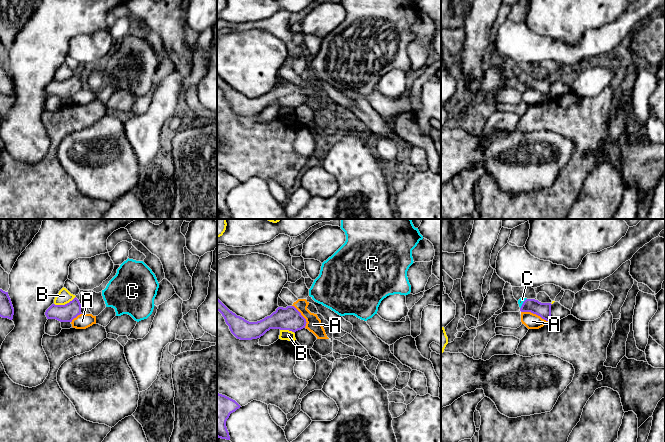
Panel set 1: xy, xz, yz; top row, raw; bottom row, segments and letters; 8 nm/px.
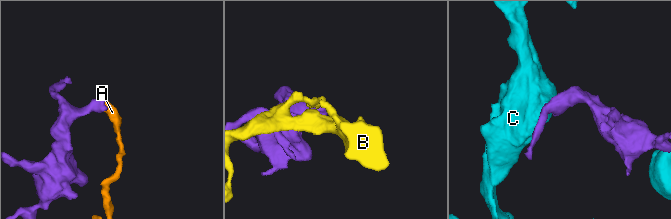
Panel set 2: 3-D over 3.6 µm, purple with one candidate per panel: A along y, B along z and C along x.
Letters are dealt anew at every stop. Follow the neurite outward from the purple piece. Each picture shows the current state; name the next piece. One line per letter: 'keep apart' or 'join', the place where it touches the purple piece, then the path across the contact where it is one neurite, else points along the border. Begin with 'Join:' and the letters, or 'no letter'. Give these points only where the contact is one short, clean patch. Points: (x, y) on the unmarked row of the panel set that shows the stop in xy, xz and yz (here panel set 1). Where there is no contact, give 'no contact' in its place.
Join: C
A: keep apart | yz (536, 90) | along yz (521, 87), (530, 87), (550, 97)
B: keep apart | xy (65, 80) | along xy (75, 72), (64, 80), (54, 80)
C: join | yz (523, 79) | across yz (543, 86), (523, 79), (521, 76)

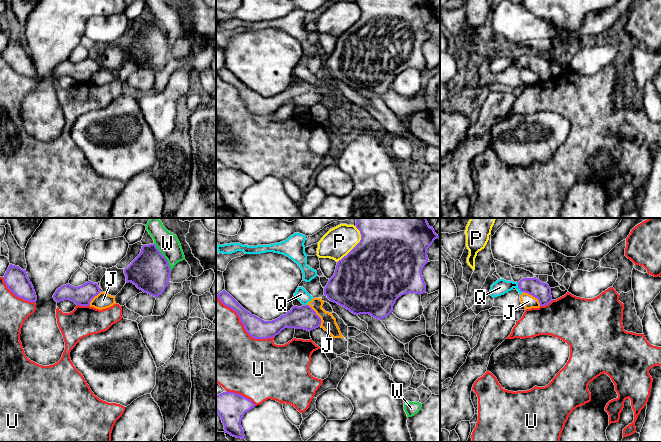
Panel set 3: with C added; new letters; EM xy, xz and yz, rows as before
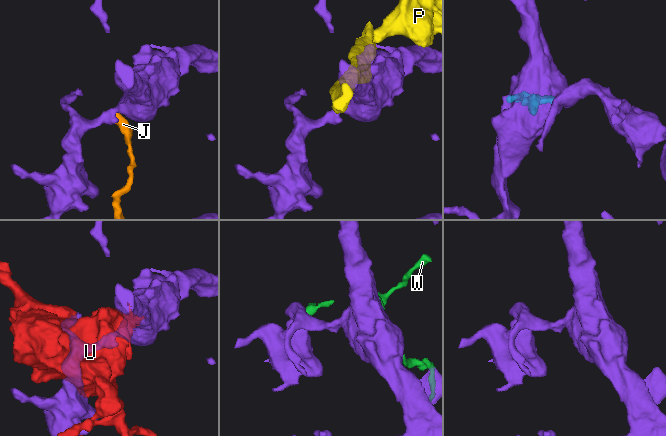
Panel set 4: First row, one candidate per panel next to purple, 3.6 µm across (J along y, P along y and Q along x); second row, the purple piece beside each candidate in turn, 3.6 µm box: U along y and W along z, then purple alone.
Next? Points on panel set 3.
Join: no letter
J: keep apart | xz (317, 91) | along xz (307, 80), (320, 94), (320, 102)
P: keep apart | xz (357, 20)
Q: keep apart | yz (519, 64) | along yz (517, 59), (522, 68)
U: keep apart | xz (244, 102)
W: keep apart | xy (163, 32)

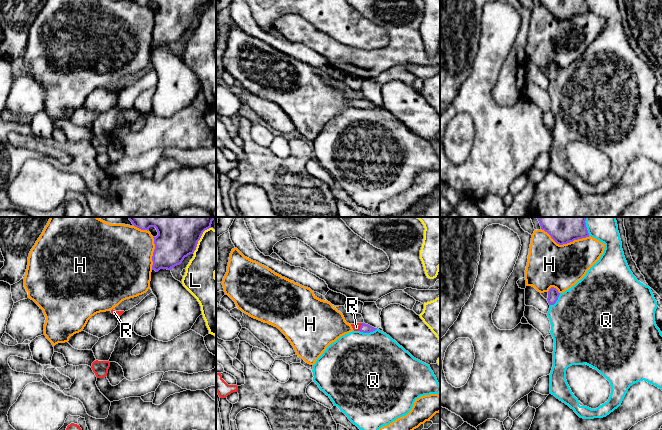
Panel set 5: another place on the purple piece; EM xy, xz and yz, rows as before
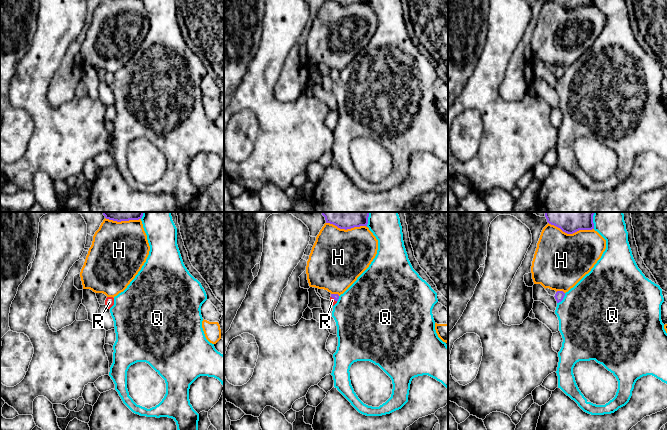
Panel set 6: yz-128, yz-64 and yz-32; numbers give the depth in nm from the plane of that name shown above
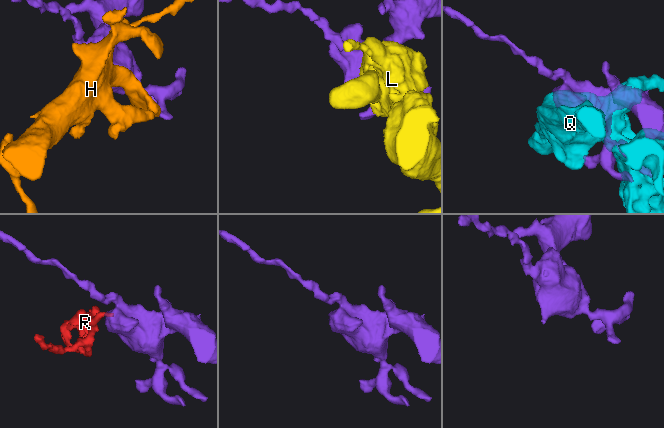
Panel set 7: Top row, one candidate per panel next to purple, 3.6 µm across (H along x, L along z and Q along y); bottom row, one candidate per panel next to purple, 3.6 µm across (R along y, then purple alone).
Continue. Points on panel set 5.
Join: R
H: keep apart | yz (565, 19)
L: keep apart | xy (199, 15)
Q: keep apart | xz (367, 108)
R: join | xz (360, 103) | across xz (365, 104), (360, 103), (356, 103)

